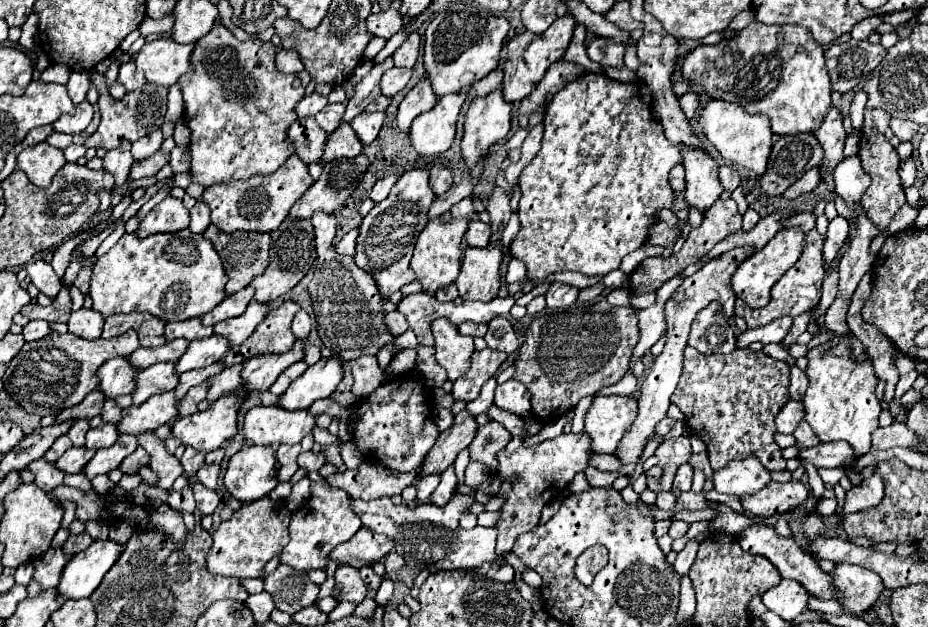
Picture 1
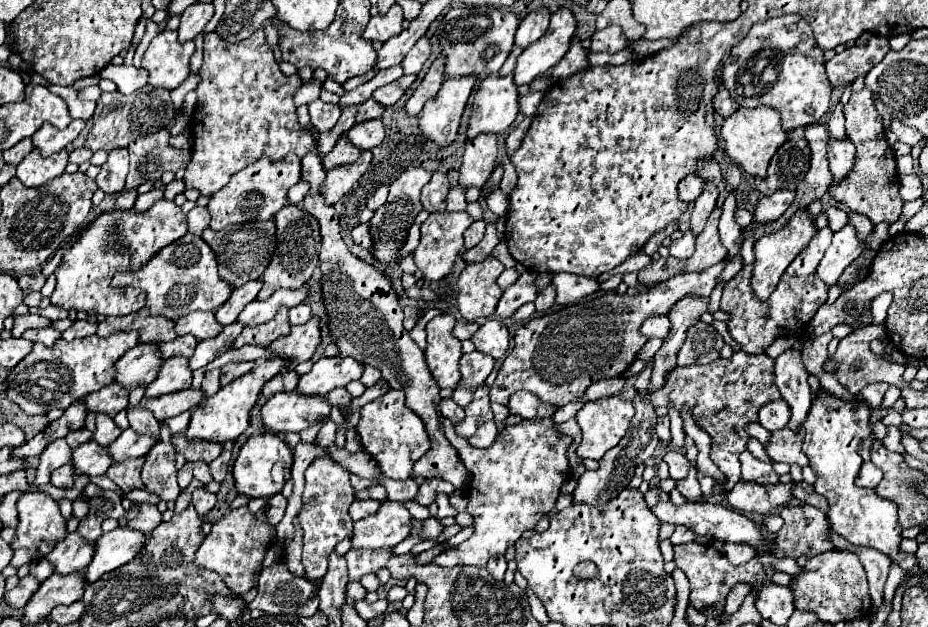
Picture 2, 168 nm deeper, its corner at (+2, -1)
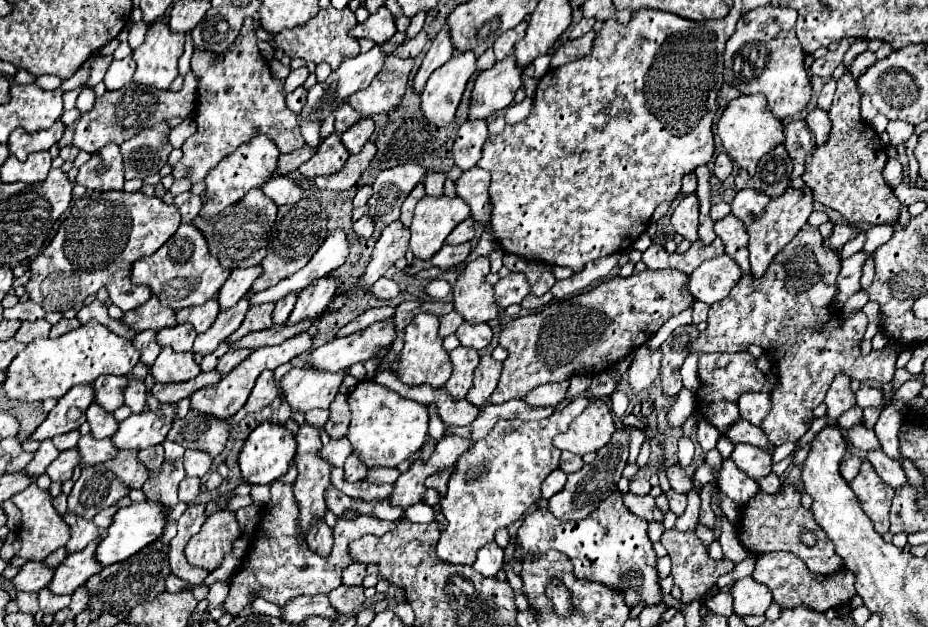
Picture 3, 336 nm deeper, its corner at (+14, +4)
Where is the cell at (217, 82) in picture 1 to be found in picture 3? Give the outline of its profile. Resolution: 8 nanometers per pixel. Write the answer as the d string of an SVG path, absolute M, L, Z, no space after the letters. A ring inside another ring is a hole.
M252 18L244 22L240 36L224 52L224 60L214 64L216 56L218 54L204 50L196 50L192 56L192 70L200 80L196 104L198 132L182 146L184 156L172 172L176 180L188 178L190 182L202 182L220 160L230 156L240 144L252 140L258 134L268 134L268 138L278 146L280 154L290 154L304 146L298 116L284 104L284 82L272 78L266 60L260 56Z

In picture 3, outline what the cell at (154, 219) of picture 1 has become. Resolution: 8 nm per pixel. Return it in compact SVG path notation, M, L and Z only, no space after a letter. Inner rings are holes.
M108 190L108 192L100 192L98 196L78 198L74 200L68 216L62 220L52 242L30 262L32 276L24 286L26 294L32 302L40 304L46 312L66 312L82 304L88 296L94 296L102 286L106 286L110 292L110 300L122 312L130 312L142 306L152 296L150 288L132 284L130 280L132 264L142 256L154 254L176 232L178 224L180 224L180 212L176 206L168 206L164 204L162 198L146 196L142 192L128 194L128 192Z

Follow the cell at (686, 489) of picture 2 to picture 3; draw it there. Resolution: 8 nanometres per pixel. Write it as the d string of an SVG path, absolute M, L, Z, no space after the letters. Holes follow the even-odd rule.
M668 490L666 492L666 498L668 498L668 504L670 504L670 510L676 516L680 516L686 510L686 494L678 494L674 490Z

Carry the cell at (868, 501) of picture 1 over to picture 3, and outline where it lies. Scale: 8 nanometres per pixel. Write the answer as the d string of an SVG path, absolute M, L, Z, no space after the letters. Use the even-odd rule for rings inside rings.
M848 456L848 458L844 458L842 464L840 464L840 474L842 474L842 478L844 478L846 482L854 480L854 476L858 474L860 464L862 464L862 460L856 458L856 456Z

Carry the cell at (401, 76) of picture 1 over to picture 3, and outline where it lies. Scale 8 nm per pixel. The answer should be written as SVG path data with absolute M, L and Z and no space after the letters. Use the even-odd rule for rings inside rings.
M386 56L382 72L378 72L372 84L366 90L356 92L354 96L348 98L350 106L356 108L356 112L362 118L390 112L392 108L398 106L406 92L412 66L414 66L412 58L402 60L398 56Z

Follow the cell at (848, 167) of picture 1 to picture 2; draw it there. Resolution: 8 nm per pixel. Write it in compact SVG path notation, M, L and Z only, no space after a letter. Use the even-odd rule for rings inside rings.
M830 139L828 143L828 161L830 161L830 171L834 175L834 181L842 181L846 175L850 175L850 169L854 167L854 145L852 141L844 139Z

